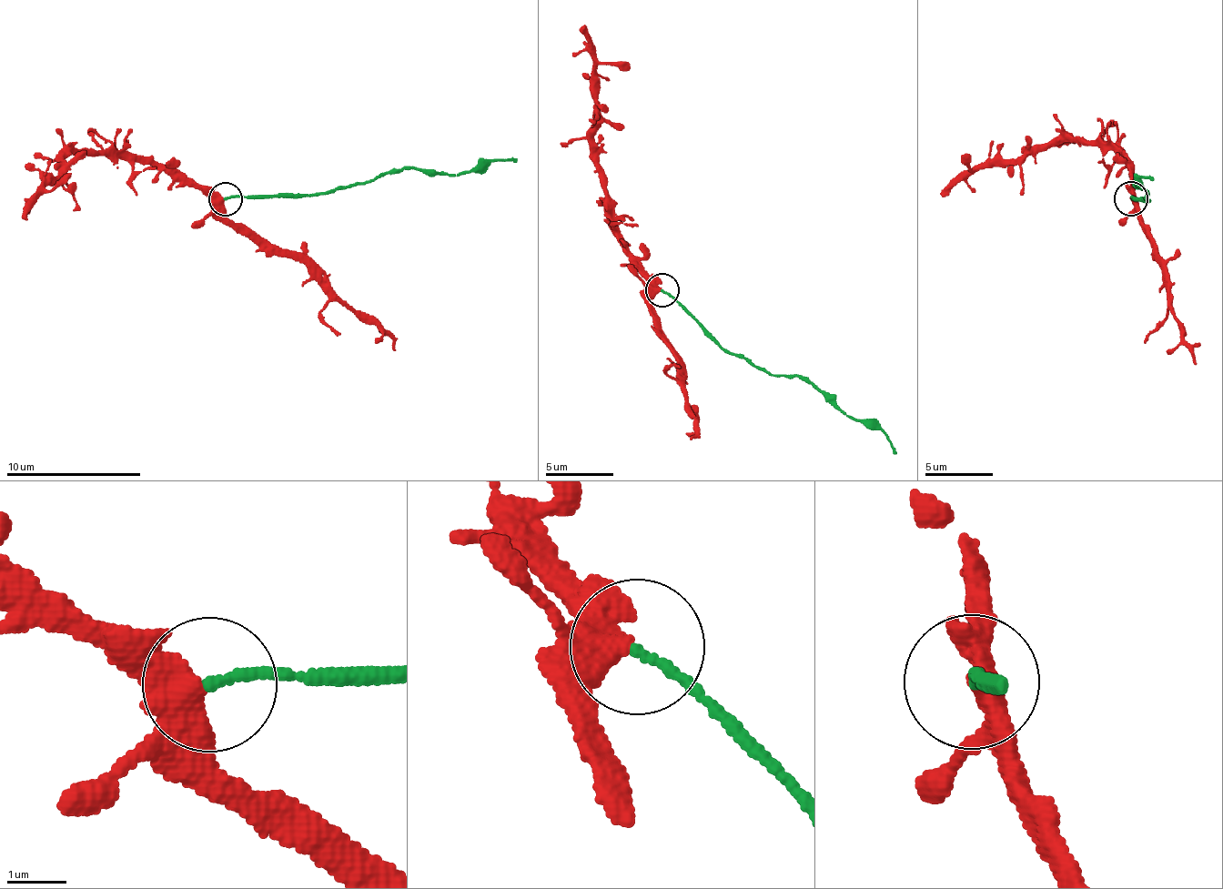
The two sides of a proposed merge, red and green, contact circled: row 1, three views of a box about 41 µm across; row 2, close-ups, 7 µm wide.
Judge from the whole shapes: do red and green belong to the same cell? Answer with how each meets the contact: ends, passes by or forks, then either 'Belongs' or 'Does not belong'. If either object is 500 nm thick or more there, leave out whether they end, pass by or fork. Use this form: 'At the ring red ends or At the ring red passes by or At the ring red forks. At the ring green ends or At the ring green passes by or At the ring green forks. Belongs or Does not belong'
At the ring red passes by. At the ring green ends. Does not belong

